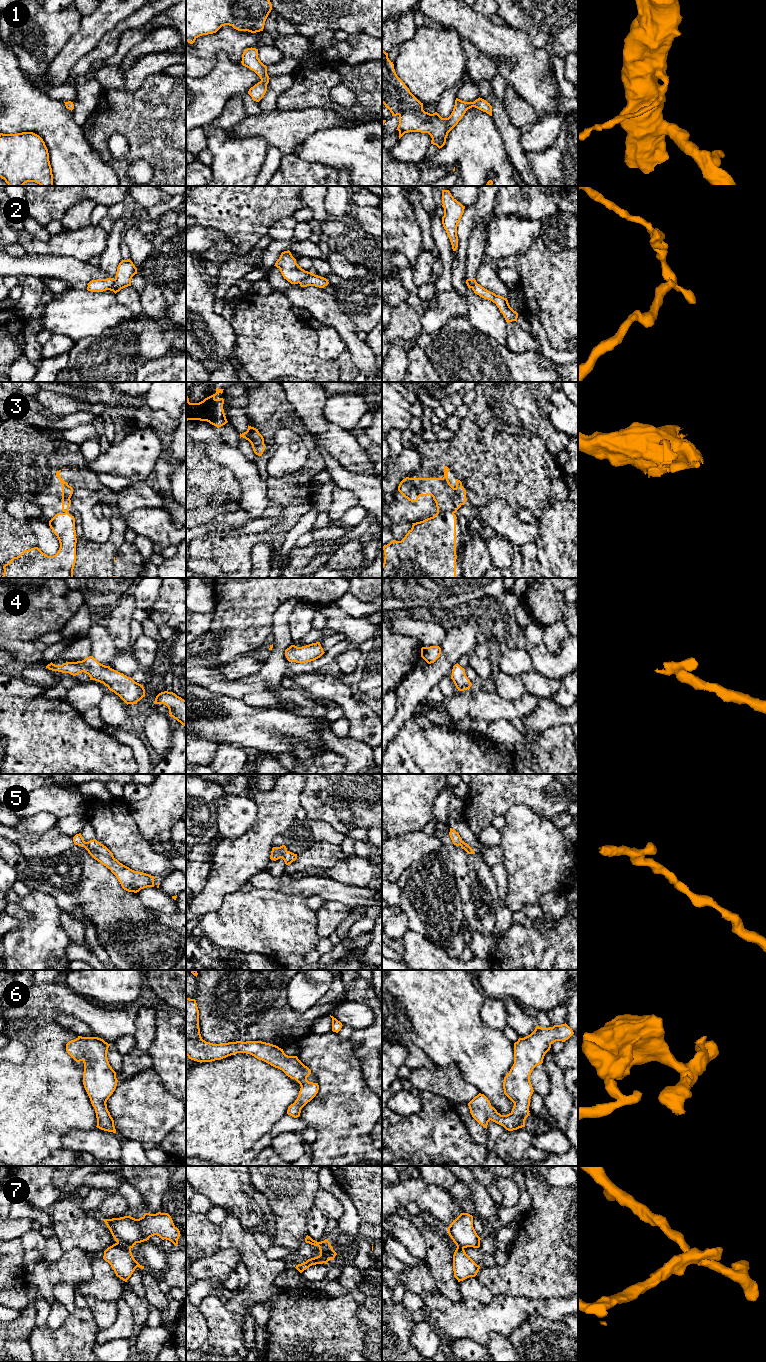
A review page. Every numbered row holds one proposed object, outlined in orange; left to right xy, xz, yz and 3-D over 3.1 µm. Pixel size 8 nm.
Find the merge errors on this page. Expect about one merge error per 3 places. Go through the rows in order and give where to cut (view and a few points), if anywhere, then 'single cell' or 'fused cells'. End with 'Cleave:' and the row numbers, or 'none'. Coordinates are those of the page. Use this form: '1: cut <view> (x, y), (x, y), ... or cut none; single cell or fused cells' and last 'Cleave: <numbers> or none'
1: cut none; single cell
2: cut xz (311, 273), (299, 283); fused cells
3: cut yz (437, 511), (453, 514); fused cells
4: cut none; single cell
5: cut none; single cell
6: cut none; single cell
7: cut xy (117, 1242), (130, 1248); fused cells
Cleave: 2, 3, 7

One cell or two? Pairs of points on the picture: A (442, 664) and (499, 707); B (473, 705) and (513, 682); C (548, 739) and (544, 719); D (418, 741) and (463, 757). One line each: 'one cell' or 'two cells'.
A: two cells
B: two cells
C: two cells
D: one cell

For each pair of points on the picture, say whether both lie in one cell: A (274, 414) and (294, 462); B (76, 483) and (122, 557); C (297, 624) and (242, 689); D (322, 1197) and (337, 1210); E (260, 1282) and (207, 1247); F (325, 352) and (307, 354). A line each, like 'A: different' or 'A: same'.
A: same
B: different
C: different
D: same
E: different
F: different

